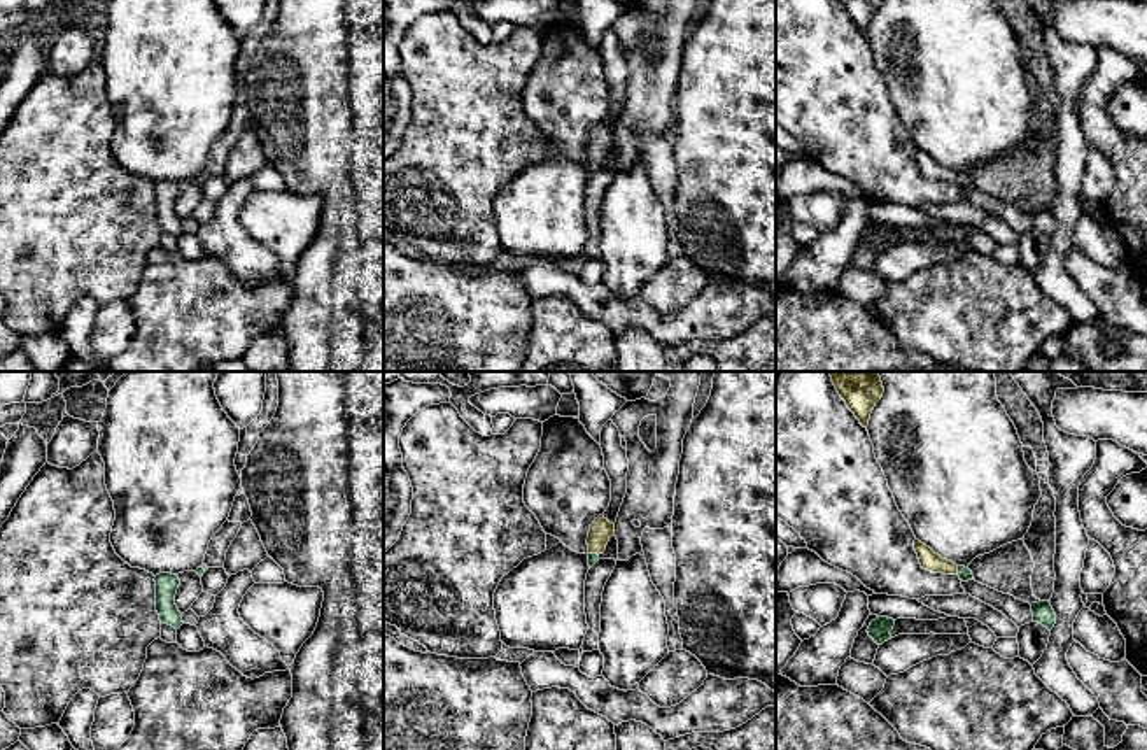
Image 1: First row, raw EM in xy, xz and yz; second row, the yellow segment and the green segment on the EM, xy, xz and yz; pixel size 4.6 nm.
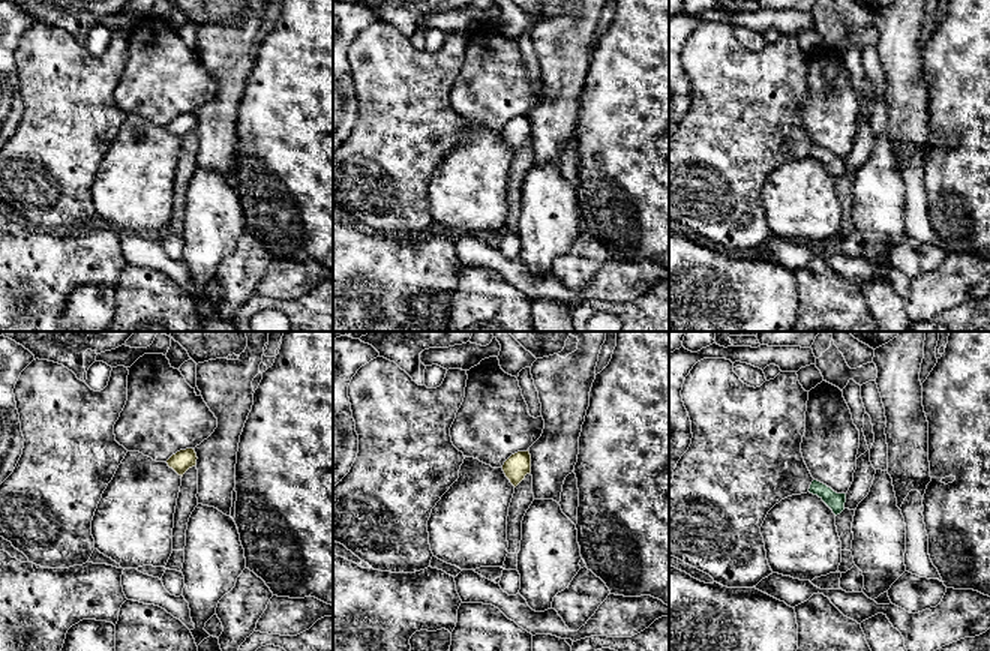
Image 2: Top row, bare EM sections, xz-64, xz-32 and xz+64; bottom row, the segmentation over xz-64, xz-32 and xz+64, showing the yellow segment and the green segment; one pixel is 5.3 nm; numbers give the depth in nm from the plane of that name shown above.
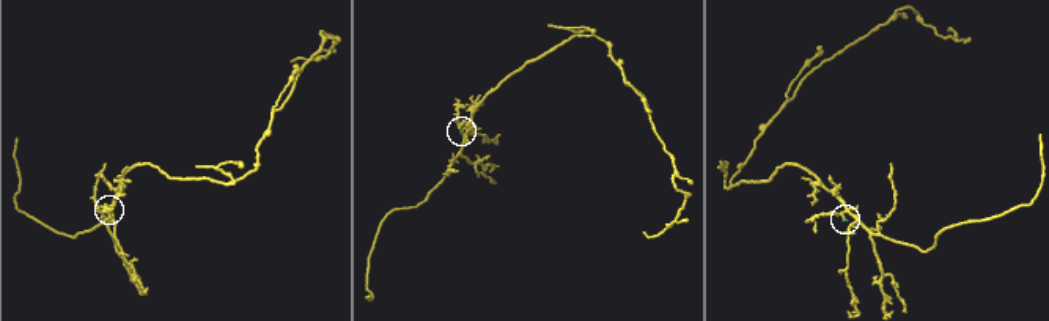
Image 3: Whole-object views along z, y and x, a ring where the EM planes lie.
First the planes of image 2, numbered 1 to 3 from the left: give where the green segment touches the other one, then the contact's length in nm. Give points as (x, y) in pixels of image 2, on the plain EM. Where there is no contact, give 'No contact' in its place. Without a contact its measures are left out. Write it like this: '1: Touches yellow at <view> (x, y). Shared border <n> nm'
1: No contact
2: No contact
3: No contact

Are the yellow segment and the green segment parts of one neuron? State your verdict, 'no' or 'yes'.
yes

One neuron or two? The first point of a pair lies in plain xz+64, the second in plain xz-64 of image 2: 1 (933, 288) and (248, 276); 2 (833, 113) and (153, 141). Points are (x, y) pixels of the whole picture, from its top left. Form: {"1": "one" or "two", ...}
{"1": "two", "2": "two"}

